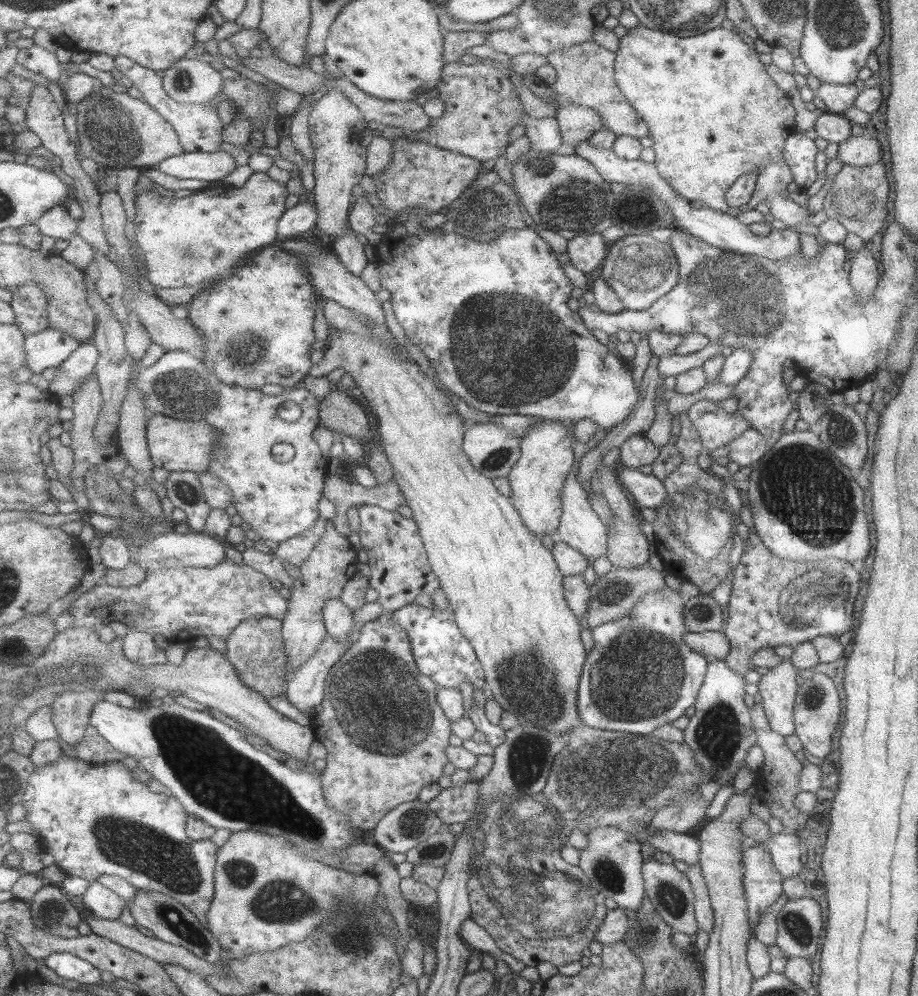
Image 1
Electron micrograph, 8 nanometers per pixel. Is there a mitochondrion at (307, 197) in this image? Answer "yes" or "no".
no

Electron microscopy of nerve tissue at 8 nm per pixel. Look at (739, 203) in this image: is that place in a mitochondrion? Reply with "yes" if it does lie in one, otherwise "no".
no

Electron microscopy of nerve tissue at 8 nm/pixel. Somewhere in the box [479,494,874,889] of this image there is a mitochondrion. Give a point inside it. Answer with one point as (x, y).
(611, 776)

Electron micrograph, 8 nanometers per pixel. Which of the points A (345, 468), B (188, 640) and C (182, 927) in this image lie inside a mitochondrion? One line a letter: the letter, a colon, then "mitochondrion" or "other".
A: other
B: other
C: mitochondrion

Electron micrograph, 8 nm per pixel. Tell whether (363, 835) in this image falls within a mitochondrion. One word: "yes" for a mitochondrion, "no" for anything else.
no

